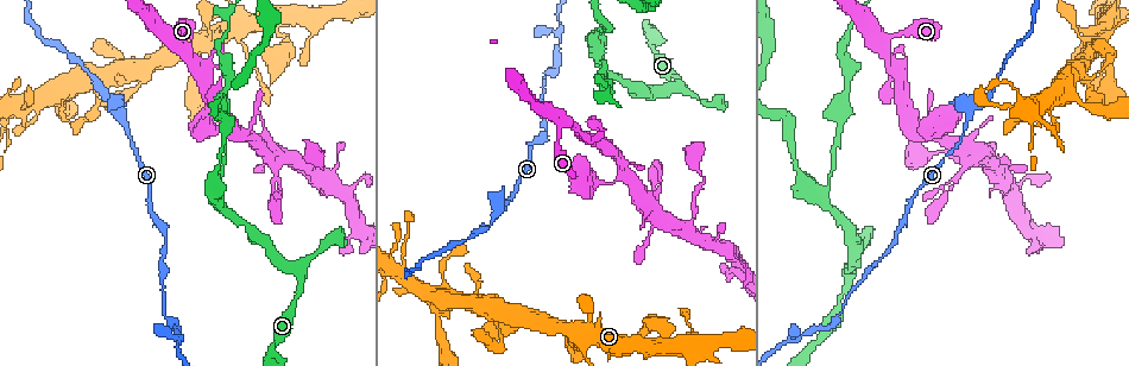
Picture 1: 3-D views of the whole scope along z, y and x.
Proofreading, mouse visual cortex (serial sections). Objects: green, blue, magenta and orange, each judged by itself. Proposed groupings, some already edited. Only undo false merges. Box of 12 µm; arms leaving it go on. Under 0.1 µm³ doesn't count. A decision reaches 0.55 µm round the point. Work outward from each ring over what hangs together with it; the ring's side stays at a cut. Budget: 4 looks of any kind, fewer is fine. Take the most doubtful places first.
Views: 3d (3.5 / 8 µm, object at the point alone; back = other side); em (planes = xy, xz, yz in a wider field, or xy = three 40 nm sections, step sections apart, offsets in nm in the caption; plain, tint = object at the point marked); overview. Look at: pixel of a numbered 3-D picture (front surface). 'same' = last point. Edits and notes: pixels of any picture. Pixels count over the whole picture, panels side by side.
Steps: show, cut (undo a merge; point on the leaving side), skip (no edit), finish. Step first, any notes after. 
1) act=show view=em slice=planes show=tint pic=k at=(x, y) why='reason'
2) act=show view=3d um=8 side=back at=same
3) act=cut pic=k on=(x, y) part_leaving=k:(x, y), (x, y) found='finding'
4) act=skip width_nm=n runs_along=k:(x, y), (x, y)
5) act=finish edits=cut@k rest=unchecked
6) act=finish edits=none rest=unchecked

act=show view=3d um=3.5 pic=1 at=(802, 335) why='sharp bend'

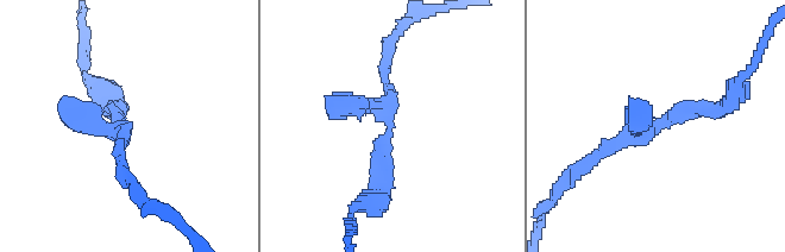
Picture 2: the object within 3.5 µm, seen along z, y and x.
act=show view=em slice=xy step=3 show=tint pic=2 at=(657, 125) why='now the EM'

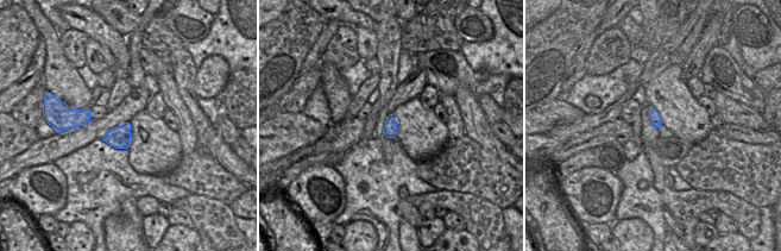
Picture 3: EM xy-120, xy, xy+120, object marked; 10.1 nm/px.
act=skip width_nm=130 runs_along=2:(377, 194), (388, 108), (333, 102) found='one cell here'

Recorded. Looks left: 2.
act=show view=3d um=3.5 pic=1 at=(826, 202) why='thin arm on a thick one'

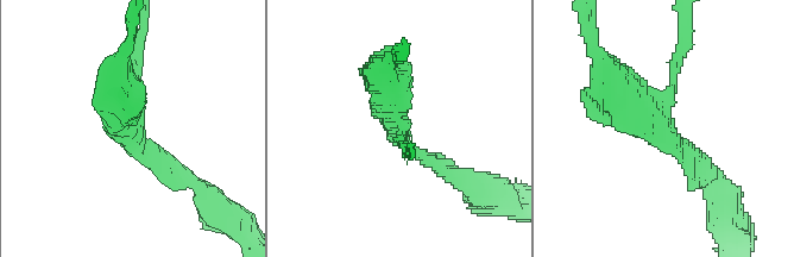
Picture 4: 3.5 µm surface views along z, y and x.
act=show view=em slice=xy step=3 show=tint pic=4 at=(399, 127) arms=3 arm_widths_nm=100,200,500

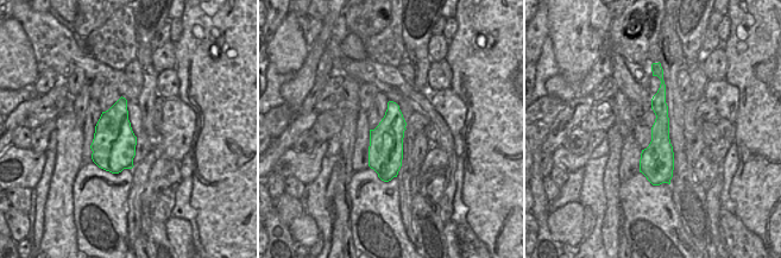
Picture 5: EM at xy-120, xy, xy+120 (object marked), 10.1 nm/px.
act=skip runs_along=4:(704, 171), (624, 95), (610, 69) found='one cell here'

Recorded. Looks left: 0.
act=finish edits=none rest=unchecked

